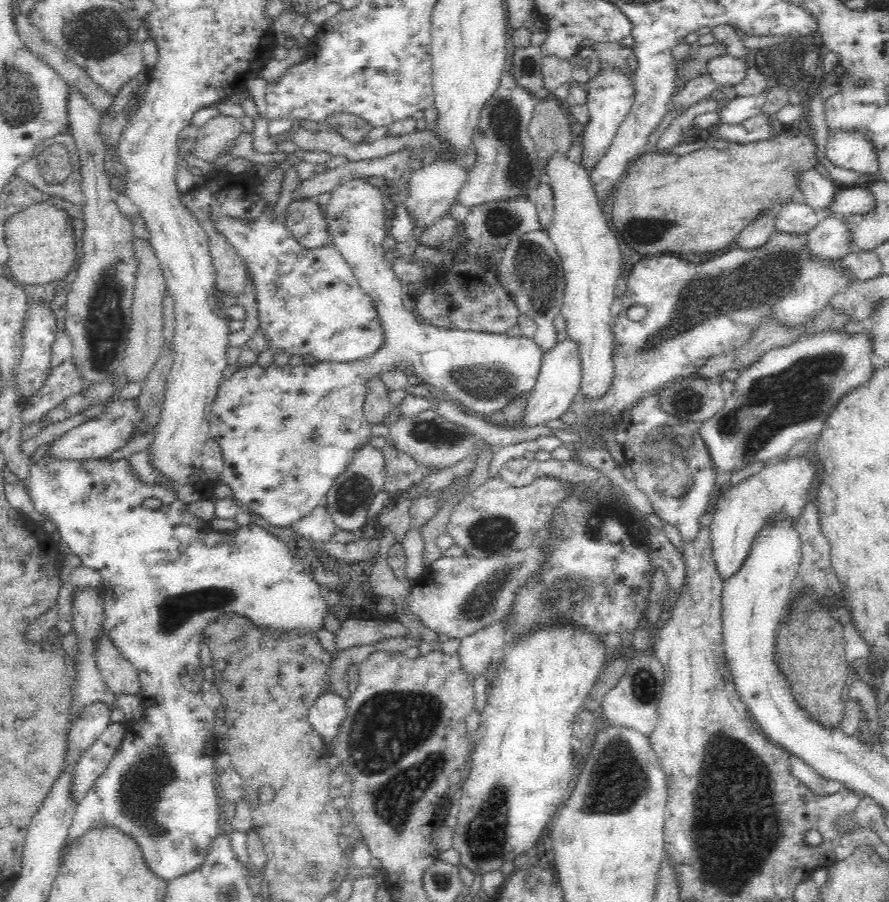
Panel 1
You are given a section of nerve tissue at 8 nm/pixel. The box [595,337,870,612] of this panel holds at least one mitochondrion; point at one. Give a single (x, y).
(799, 393)

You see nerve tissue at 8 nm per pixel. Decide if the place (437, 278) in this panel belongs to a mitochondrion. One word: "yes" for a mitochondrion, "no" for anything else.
no

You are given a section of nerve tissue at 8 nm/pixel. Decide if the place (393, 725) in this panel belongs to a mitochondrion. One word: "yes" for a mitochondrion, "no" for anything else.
yes

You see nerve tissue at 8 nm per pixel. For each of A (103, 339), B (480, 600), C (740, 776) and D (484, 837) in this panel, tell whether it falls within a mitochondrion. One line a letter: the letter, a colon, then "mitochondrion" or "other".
A: mitochondrion
B: mitochondrion
C: mitochondrion
D: mitochondrion

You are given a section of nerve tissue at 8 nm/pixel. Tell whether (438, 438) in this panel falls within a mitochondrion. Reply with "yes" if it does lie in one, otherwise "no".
yes

